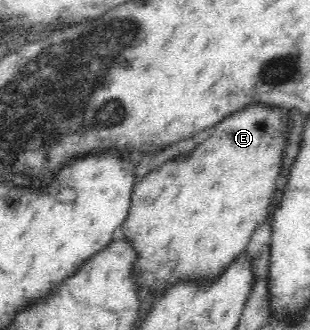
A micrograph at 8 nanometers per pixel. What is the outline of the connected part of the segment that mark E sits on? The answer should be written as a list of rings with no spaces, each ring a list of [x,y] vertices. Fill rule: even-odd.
[[[251,102],[212,126],[209,137],[196,143],[188,154],[164,161],[158,168],[138,177],[131,193],[127,219],[117,234],[131,239],[129,242],[137,250],[137,277],[141,287],[152,287],[160,294],[179,279],[212,280],[246,251],[255,229],[261,223],[267,223],[274,211],[273,199],[281,181],[291,121],[289,112],[283,113],[279,106]]]

